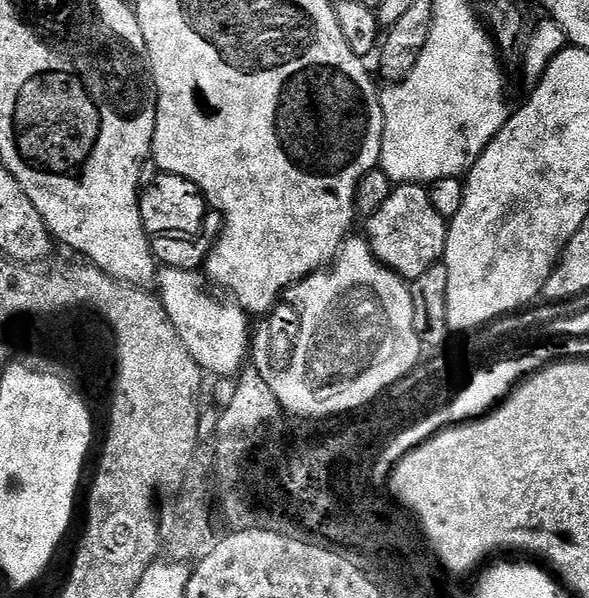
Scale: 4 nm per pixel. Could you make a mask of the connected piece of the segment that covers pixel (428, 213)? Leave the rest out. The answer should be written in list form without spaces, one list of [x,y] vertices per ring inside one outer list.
[[[402,184],[392,192],[379,210],[366,220],[366,239],[372,254],[401,280],[411,282],[422,278],[430,266],[441,263],[448,237],[448,224],[434,210],[428,188],[418,184]]]

